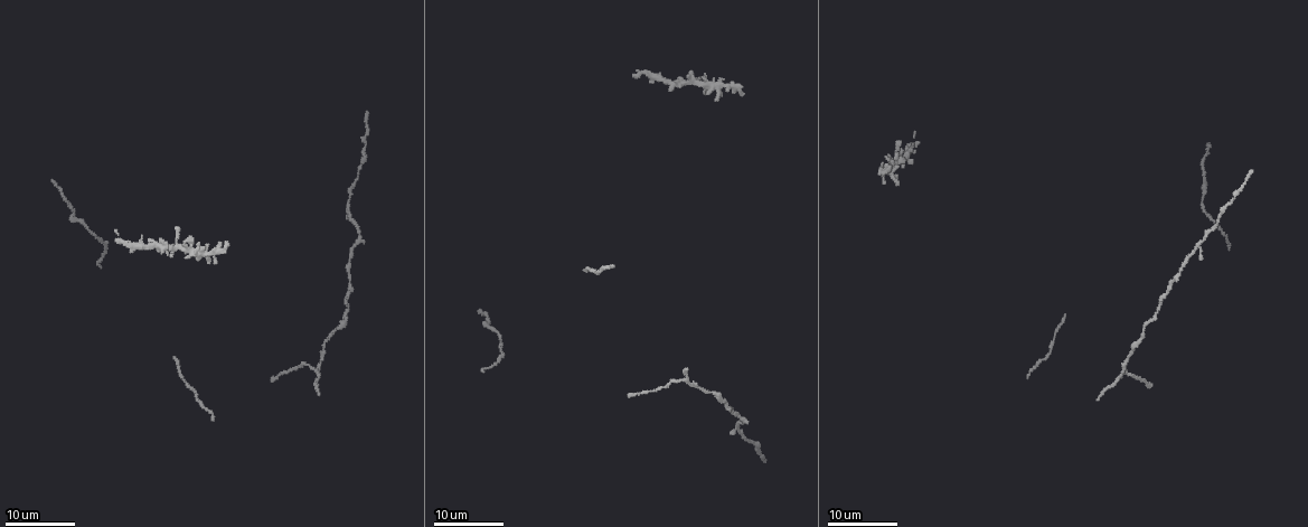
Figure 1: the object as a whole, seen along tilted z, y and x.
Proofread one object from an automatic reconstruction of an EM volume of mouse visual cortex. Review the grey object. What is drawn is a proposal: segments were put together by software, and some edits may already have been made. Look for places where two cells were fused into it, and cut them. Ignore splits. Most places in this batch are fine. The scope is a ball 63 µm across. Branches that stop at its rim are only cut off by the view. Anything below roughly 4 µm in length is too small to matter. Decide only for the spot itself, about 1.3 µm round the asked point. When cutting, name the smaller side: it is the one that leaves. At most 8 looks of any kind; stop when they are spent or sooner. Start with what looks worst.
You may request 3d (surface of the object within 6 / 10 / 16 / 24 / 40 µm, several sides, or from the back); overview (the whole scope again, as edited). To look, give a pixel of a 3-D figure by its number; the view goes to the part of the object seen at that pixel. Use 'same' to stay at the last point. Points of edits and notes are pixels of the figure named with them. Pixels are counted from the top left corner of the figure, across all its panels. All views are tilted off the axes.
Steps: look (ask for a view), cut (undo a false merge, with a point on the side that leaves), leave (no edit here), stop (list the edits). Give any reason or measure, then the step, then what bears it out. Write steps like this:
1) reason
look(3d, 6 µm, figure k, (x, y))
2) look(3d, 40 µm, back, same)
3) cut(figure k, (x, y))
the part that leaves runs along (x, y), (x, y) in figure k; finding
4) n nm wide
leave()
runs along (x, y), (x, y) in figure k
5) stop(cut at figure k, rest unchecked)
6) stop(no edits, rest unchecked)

sudden change in width
look(3d, 24 µm, figure 1, (348, 301))

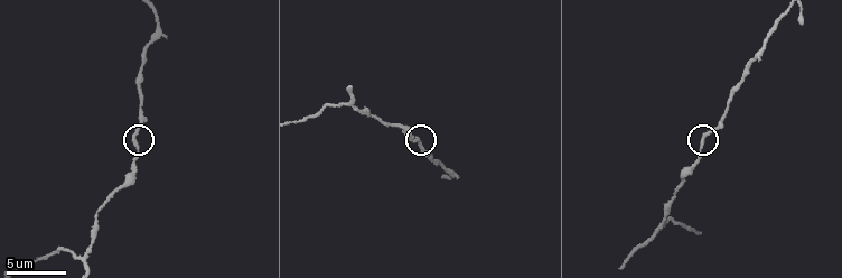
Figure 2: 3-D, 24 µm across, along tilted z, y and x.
zoom in
look(3d, 10 µm, figure 2, (704, 135))

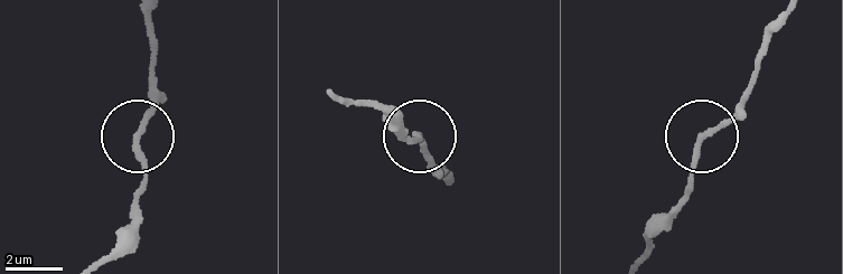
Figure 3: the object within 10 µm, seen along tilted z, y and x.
leave()
continuous, no second cell

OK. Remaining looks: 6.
side arm on a straight run
look(3d, 16 µm, figure 1, (1203, 242))

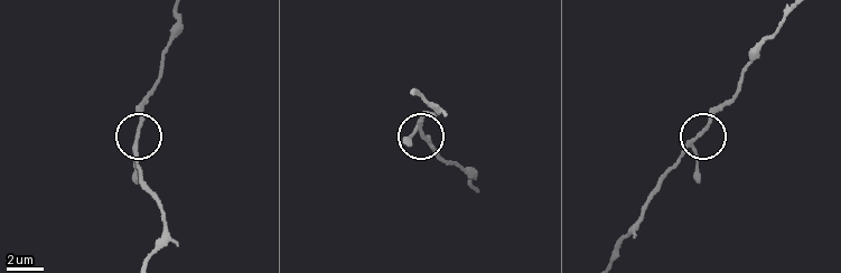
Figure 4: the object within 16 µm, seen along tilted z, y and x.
zoom in
look(3d, 10 µm, figure 4, (699, 135))

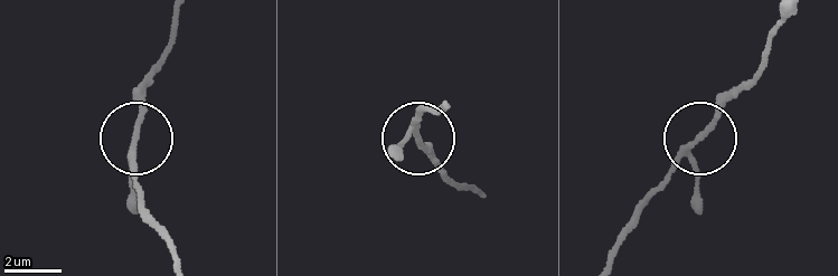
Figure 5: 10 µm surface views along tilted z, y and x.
leave()
runs along (446, 104), (416, 117), (416, 138), (438, 170) in figure 5; all the same cell

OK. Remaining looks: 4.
calibre changes
look(3d, 16 µm, figure 1, (361, 166))

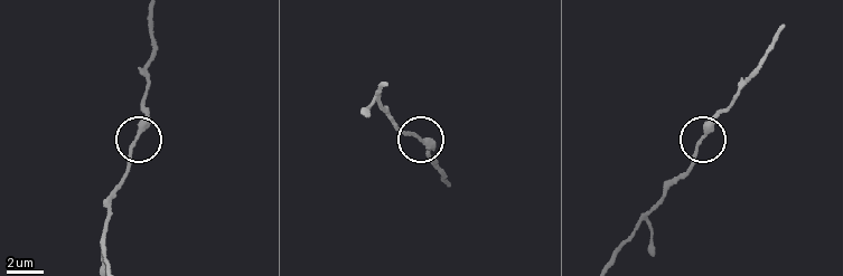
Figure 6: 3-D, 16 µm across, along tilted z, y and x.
look(3d, 10 µm, figure 6, (132, 143))

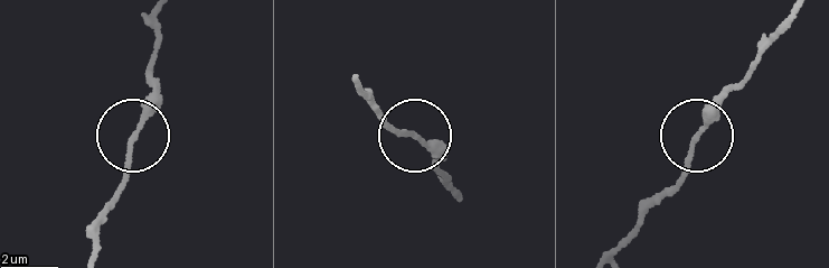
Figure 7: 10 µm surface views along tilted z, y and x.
leave()
runs along (93, 255), (156, 84), (157, 52) in figure 7; continuous, no second cell

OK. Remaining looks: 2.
narrows sharply
look(3d, 16 µm, figure 1, (1064, 314))

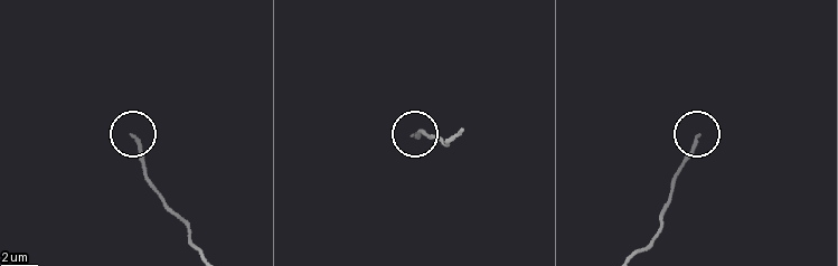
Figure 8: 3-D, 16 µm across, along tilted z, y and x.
zoom in
look(3d, 10 µm, figure 8, (133, 138))

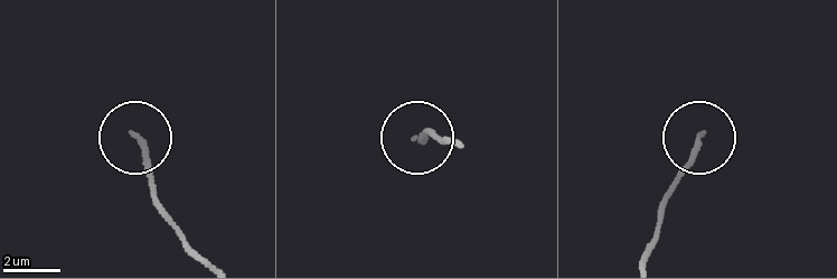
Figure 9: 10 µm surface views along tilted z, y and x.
leave()
one cell here

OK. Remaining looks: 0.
stop(no edits, rest unchecked)

